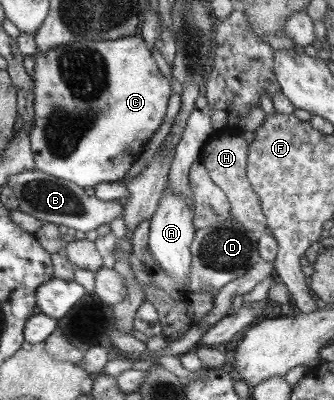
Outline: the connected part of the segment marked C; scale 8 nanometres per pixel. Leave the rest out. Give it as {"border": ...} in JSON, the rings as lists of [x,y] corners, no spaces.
{"border":[[[122,37],[117,40],[71,42],[55,46],[47,52],[35,52],[33,68],[34,124],[28,132],[30,148],[37,170],[67,179],[85,188],[99,182],[124,181],[125,172],[141,156],[153,132],[163,122],[171,86],[159,72],[151,50],[141,38]]]}

